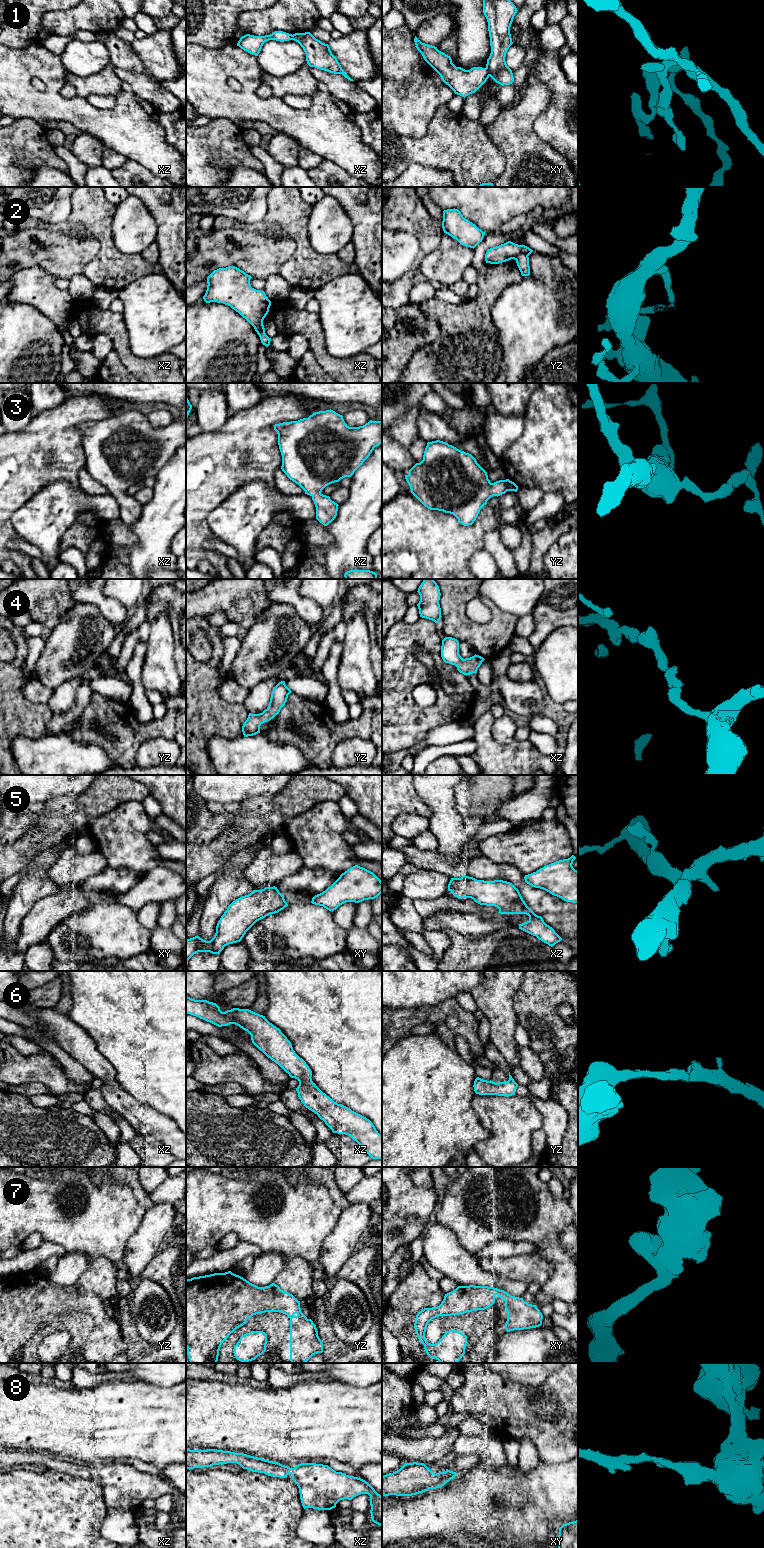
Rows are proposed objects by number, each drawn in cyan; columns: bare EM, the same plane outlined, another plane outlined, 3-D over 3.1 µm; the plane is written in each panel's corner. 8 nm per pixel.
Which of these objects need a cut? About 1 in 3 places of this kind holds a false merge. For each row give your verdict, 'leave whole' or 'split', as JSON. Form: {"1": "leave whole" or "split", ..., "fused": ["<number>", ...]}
{"1": "split", "2": "split", "3": "leave whole", "4": "leave whole", "5": "leave whole", "6": "leave whole", "7": "leave whole", "8": "leave whole", "fused": ["1", "2"]}

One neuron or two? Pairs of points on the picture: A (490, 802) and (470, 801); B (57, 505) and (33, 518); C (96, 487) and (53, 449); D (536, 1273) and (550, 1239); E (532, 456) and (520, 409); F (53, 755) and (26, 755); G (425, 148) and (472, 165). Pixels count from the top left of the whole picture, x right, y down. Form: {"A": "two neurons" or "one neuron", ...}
{"A": "one neuron", "B": "one neuron", "C": "two neurons", "D": "two neurons", "E": "two neurons", "F": "one neuron", "G": "one neuron"}

